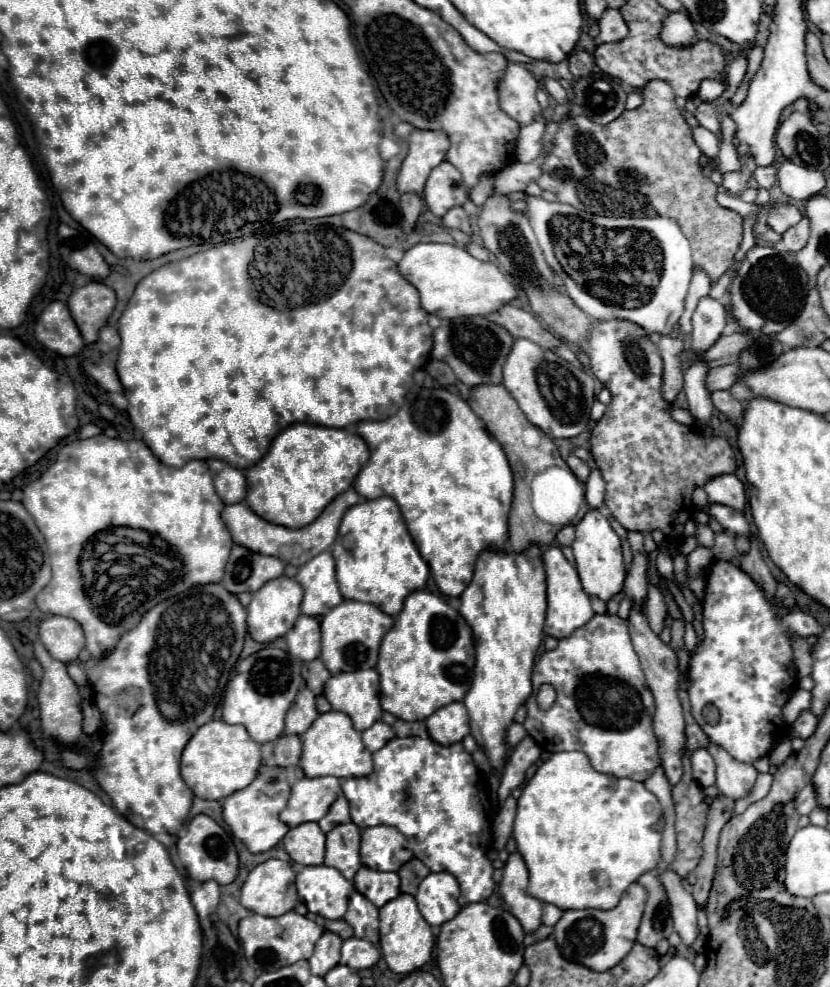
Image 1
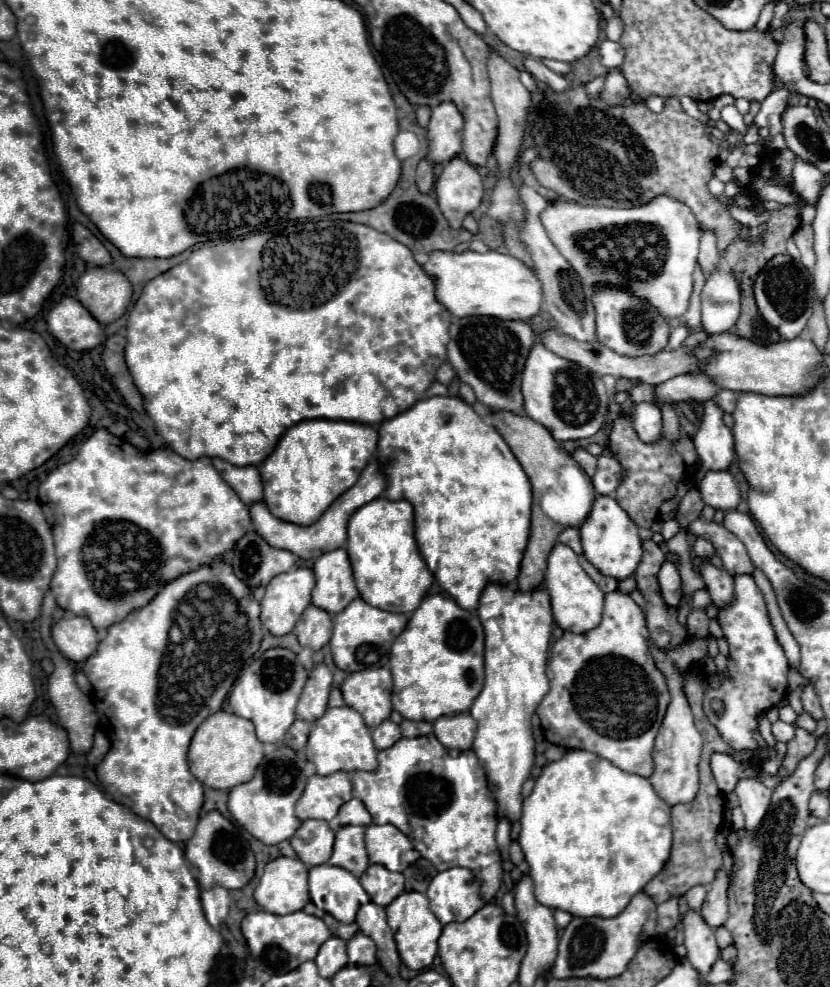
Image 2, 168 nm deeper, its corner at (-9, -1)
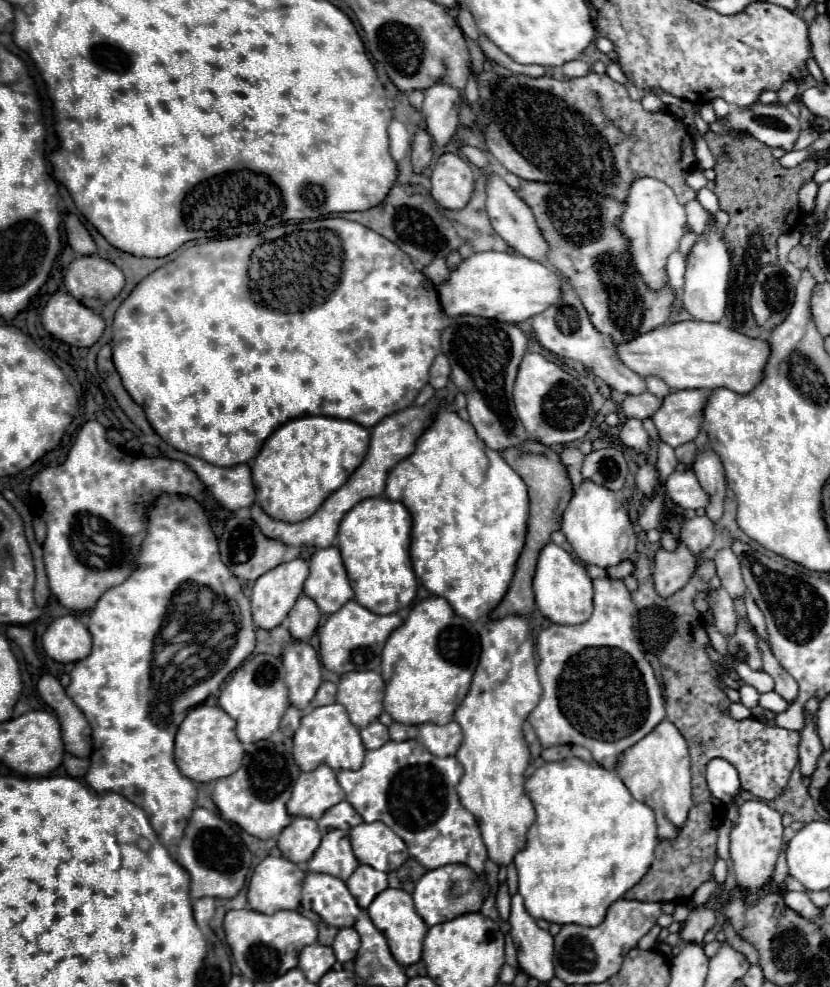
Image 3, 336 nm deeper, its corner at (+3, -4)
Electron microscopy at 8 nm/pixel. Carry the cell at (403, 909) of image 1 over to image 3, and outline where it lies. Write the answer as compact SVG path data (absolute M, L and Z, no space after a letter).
M384 889L384 893L380 893L372 905L366 909L372 923L384 933L388 945L390 945L390 951L394 955L394 959L402 965L402 967L408 967L416 961L420 961L422 957L422 943L424 943L424 935L428 931L428 925L422 921L422 917L416 913L414 909L414 899L410 893L402 891L402 889Z

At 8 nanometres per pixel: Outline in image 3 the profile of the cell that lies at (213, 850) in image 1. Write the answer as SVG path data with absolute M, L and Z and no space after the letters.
M196 807L188 821L184 837L178 845L176 861L192 877L190 895L194 899L200 899L200 897L230 899L230 897L236 897L246 883L246 875L252 865L252 853L248 851L248 847L240 839L238 829L232 823L226 823L222 817L214 815L204 807Z

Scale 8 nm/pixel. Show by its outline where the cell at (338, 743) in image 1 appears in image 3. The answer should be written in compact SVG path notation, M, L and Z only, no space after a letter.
M340 703L322 705L312 711L308 711L302 717L302 723L298 731L294 733L294 757L296 765L300 765L302 771L314 771L320 763L330 765L332 769L360 769L364 761L364 745L360 739L358 727L354 727L348 719L346 709Z

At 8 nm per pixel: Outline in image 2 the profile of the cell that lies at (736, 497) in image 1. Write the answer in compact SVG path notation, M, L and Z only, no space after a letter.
M728 470L706 472L698 484L704 504L716 510L734 510L740 504L740 488Z

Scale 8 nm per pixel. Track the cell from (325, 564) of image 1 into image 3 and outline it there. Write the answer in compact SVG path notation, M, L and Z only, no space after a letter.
M338 547L314 551L304 593L318 603L322 613L334 613L354 597Z

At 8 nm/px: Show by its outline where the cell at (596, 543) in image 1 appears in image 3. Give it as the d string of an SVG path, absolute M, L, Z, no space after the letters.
M582 481L580 487L574 489L574 495L562 515L562 533L584 563L604 569L618 565L636 553L636 533L620 495L596 485L594 481Z

